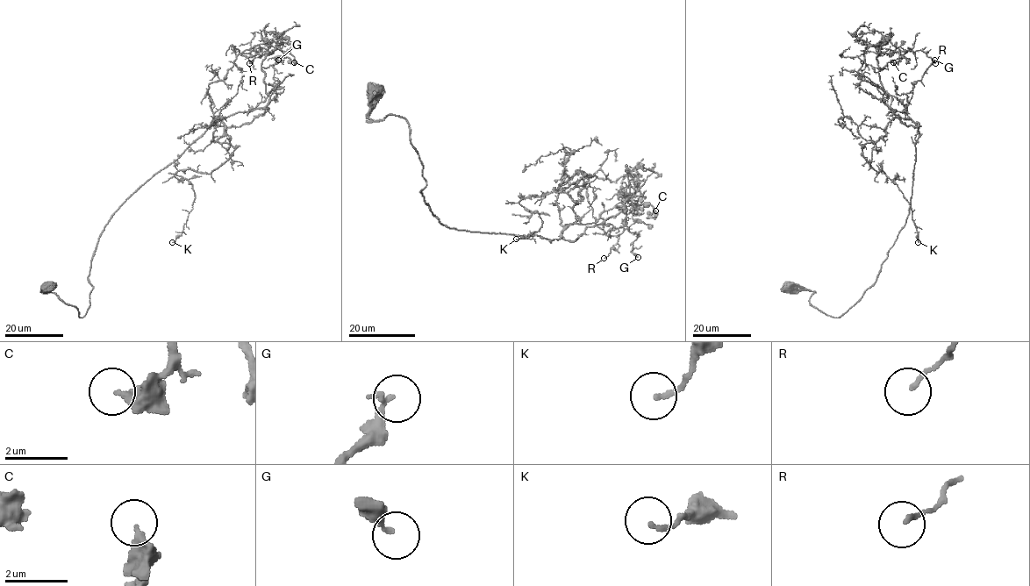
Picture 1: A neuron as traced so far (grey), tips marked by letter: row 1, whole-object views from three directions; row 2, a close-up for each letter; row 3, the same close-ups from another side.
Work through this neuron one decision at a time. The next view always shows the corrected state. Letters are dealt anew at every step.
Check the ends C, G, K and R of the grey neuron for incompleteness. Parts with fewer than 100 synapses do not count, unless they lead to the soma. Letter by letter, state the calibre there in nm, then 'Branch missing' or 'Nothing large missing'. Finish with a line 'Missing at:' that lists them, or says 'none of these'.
C: Thickness 320 nm. Nothing large missing
G: Thickness 170 nm. Nothing large missing
K: Thickness 130 nm. Nothing large missing
R: Thickness 110 nm. Nothing large missing
Missing at: none of these

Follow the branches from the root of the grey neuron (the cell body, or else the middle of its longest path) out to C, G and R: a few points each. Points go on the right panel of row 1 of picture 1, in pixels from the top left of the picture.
C: (788, 286), (839, 318), (905, 222), (919, 131), (883, 97), (876, 46), (888, 39), (893, 62)
G: (788, 286), (814, 291), (811, 303), (839, 318), (875, 282), (910, 205), (919, 131), (900, 111), (934, 60)
R: (788, 286), (839, 318), (875, 282), (909, 213), (919, 135), (884, 102), (876, 57), (900, 46), (935, 63)

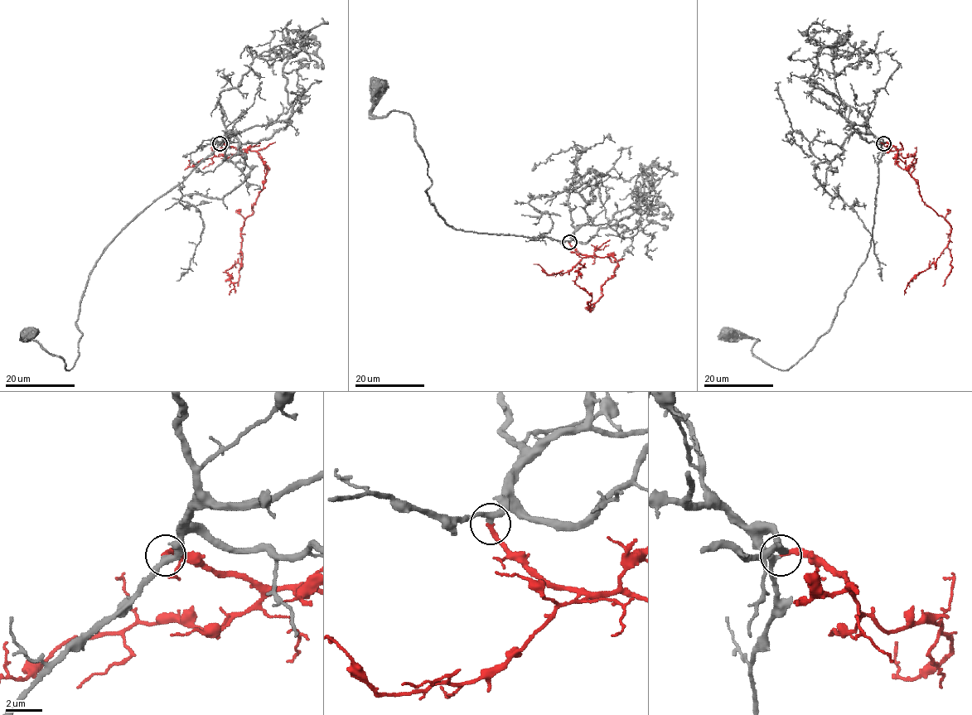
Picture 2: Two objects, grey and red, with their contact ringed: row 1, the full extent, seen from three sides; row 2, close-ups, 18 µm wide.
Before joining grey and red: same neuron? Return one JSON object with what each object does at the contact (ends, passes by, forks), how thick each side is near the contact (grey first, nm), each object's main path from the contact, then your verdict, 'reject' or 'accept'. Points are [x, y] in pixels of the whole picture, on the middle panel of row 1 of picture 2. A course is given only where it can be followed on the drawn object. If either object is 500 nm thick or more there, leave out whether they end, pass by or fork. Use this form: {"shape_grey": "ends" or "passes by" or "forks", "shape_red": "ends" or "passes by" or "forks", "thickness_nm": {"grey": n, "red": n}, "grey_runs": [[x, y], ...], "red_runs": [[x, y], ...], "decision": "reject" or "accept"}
{"shape_grey": "passes by", "shape_red": "ends", "thickness_nm": {"grey": 320, "red": 280}, "grey_runs": [[569, 242], [457, 229], [447, 224], [425, 191], [432, 181], [408, 114], [371, 113], [377, 84]], "red_runs": [[569, 242], [582, 254], [611, 255], [617, 263], [592, 309], [592, 297], [575, 283], [583, 266], [577, 263]], "decision": "accept"}

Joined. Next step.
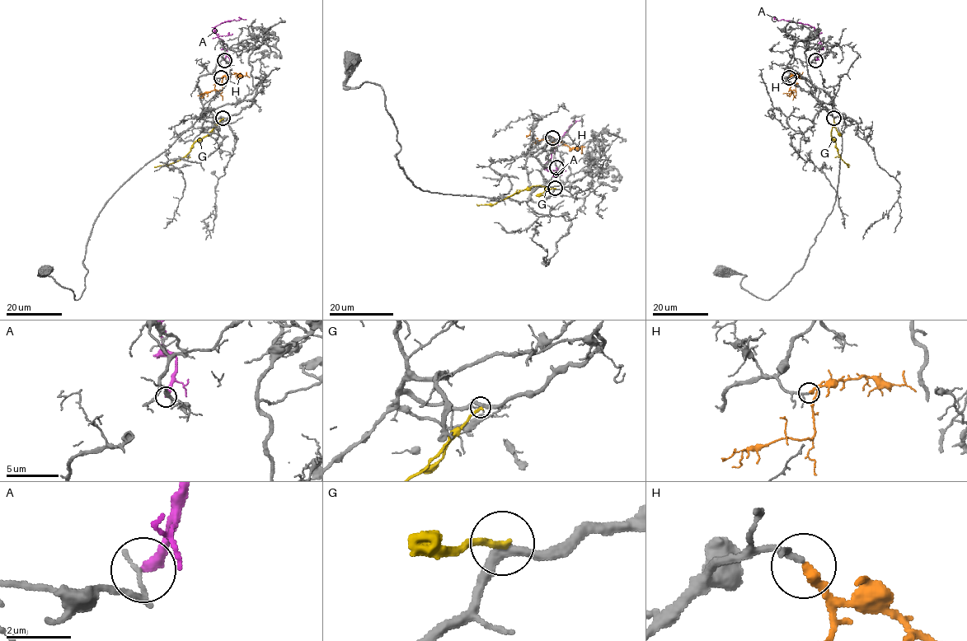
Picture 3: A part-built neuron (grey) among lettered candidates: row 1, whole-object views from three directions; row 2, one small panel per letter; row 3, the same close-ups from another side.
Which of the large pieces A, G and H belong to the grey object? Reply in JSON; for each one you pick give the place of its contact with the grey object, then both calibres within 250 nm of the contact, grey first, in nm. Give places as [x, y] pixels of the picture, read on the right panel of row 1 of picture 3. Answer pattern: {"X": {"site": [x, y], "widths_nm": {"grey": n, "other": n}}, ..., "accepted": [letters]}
{"H": {"site": [789, 77], "widths_nm": {"grey": 150, "other": 320}}, "accepted": ["H"]}

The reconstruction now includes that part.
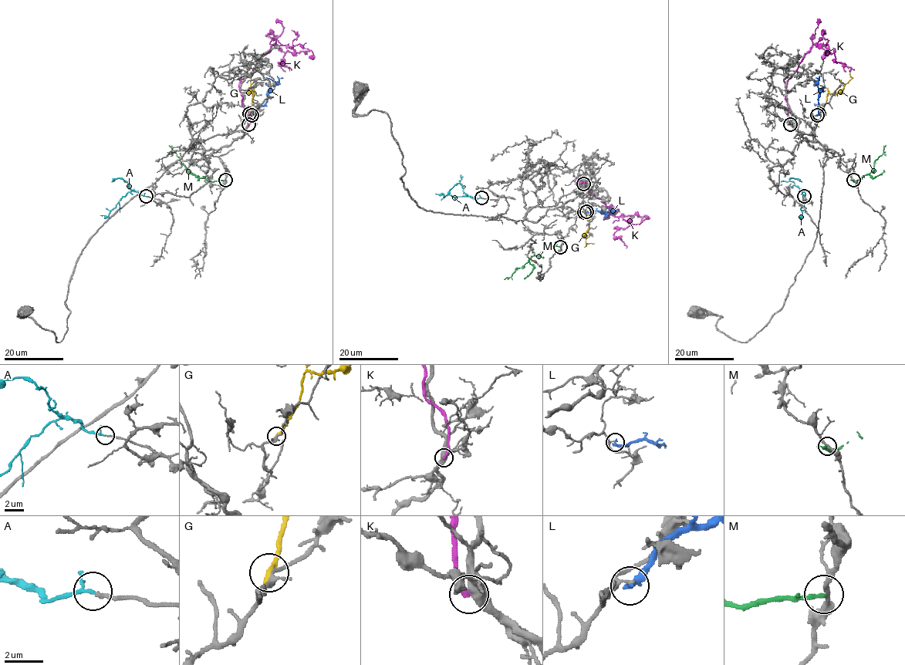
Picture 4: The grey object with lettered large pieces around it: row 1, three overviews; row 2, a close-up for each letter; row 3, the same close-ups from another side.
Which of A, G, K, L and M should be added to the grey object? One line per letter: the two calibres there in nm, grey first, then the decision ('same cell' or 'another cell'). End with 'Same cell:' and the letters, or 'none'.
A: calibres 180 and 140 nm; same cell
G: calibres 300 and 320 nm; another cell
K: calibres 480 and 300 nm; another cell
L: calibres 150 and 360 nm; another cell
M: calibres 240 and 220 nm; another cell
Same cell: A

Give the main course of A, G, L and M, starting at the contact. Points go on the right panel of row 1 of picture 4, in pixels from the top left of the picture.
A: (804, 196), (805, 194), (802, 190), (802, 212), (799, 215)
G: (818, 113), (826, 102), (828, 93), (837, 93), (851, 79), (849, 70)
L: (817, 115), (819, 77)
M: (852, 180), (855, 181), (867, 175), (873, 168), (873, 163), (883, 152), (886, 145)

